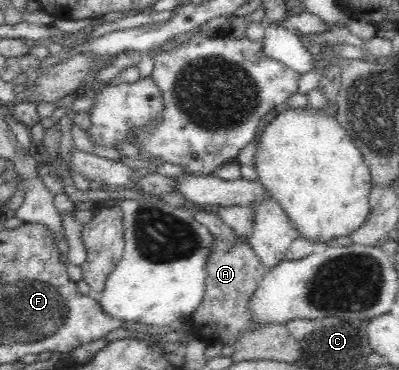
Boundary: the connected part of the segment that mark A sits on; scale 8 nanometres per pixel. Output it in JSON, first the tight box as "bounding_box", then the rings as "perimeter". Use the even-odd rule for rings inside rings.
{"bounding_box":[187,235,266,346],"perimeter":[[[213,235],[213,244],[209,258],[205,262],[205,291],[202,302],[189,314],[187,323],[191,327],[190,335],[198,337],[207,346],[234,345],[248,329],[252,329],[249,302],[263,280],[266,268],[263,267],[249,238],[233,240]]]}

